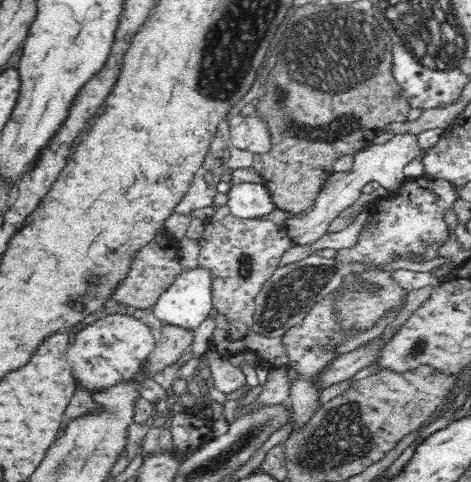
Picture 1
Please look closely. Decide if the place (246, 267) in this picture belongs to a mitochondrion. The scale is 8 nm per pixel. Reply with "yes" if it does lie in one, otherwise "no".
yes

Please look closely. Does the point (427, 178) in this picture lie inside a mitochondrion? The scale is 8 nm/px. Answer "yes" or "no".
no

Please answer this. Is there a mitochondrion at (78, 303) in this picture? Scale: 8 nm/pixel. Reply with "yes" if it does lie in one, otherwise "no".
yes

